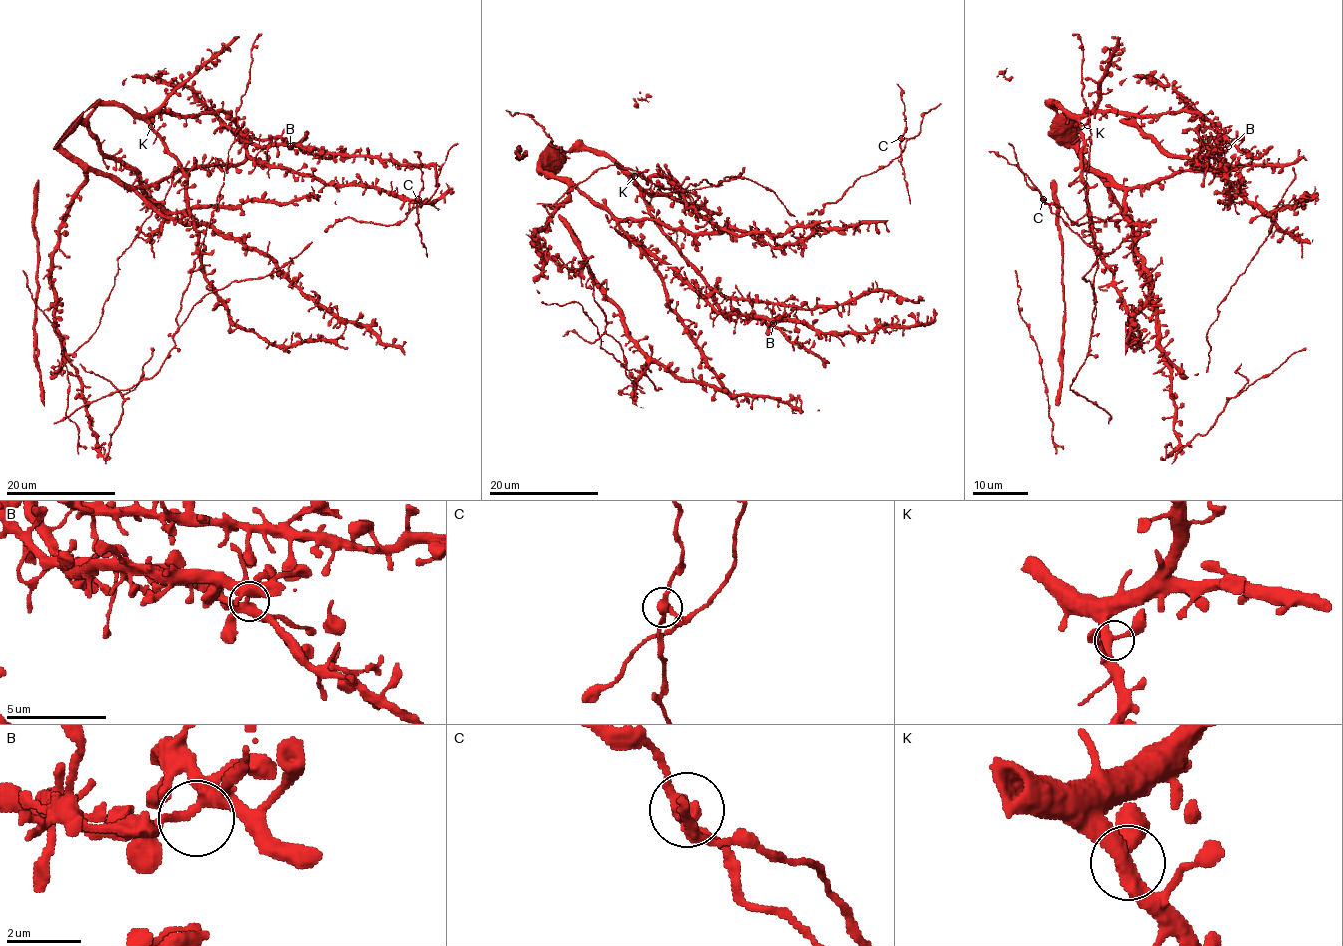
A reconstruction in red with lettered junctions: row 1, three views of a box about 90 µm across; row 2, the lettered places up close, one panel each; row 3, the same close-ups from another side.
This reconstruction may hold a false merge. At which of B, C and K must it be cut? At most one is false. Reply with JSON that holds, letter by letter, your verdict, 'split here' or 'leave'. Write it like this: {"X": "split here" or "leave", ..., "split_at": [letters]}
{"B": "leave", "C": "split here", "K": "leave", "split_at": ["C"]}

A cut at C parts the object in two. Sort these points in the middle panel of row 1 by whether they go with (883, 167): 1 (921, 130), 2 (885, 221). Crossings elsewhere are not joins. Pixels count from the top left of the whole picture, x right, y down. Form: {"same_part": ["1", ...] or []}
{"same_part": ["1", "2"]}

